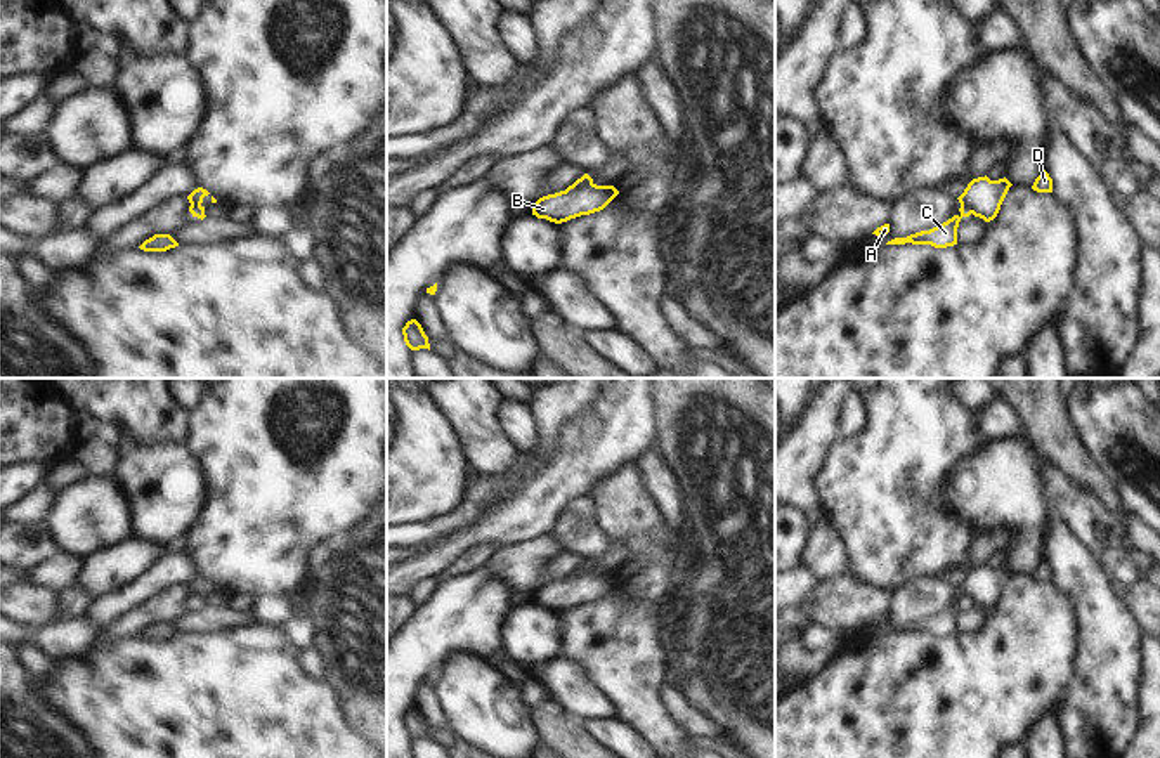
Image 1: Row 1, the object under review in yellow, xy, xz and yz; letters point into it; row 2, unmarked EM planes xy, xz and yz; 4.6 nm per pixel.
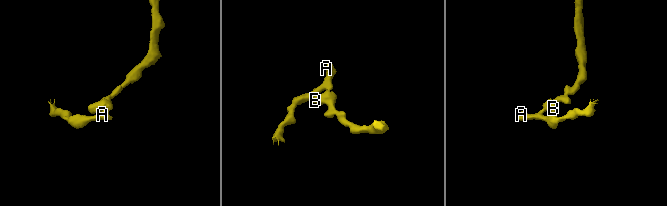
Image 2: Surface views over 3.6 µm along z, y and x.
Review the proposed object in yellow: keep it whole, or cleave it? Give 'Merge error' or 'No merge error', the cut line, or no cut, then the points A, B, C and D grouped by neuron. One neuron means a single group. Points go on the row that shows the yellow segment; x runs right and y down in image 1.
Merge error. Split along yz (961, 203), (971, 212). Groups: A C / B D

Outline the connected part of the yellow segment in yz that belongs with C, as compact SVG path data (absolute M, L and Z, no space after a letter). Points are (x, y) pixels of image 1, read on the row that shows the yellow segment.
M961 205L959 212L961 212L959 215L954 215L947 222L943 222L929 231L921 231L921 232L910 234L907 238L895 238L895 239L888 241L886 245L912 243L912 245L931 245L935 248L954 246L954 245L957 245L957 227L959 227L961 219L971 215L969 208L962 206L962 205Z

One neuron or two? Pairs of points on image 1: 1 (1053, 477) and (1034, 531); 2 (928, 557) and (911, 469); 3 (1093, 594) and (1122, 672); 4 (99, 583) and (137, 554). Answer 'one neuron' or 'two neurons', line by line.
1: two neurons
2: one neuron
3: one neuron
4: one neuron

